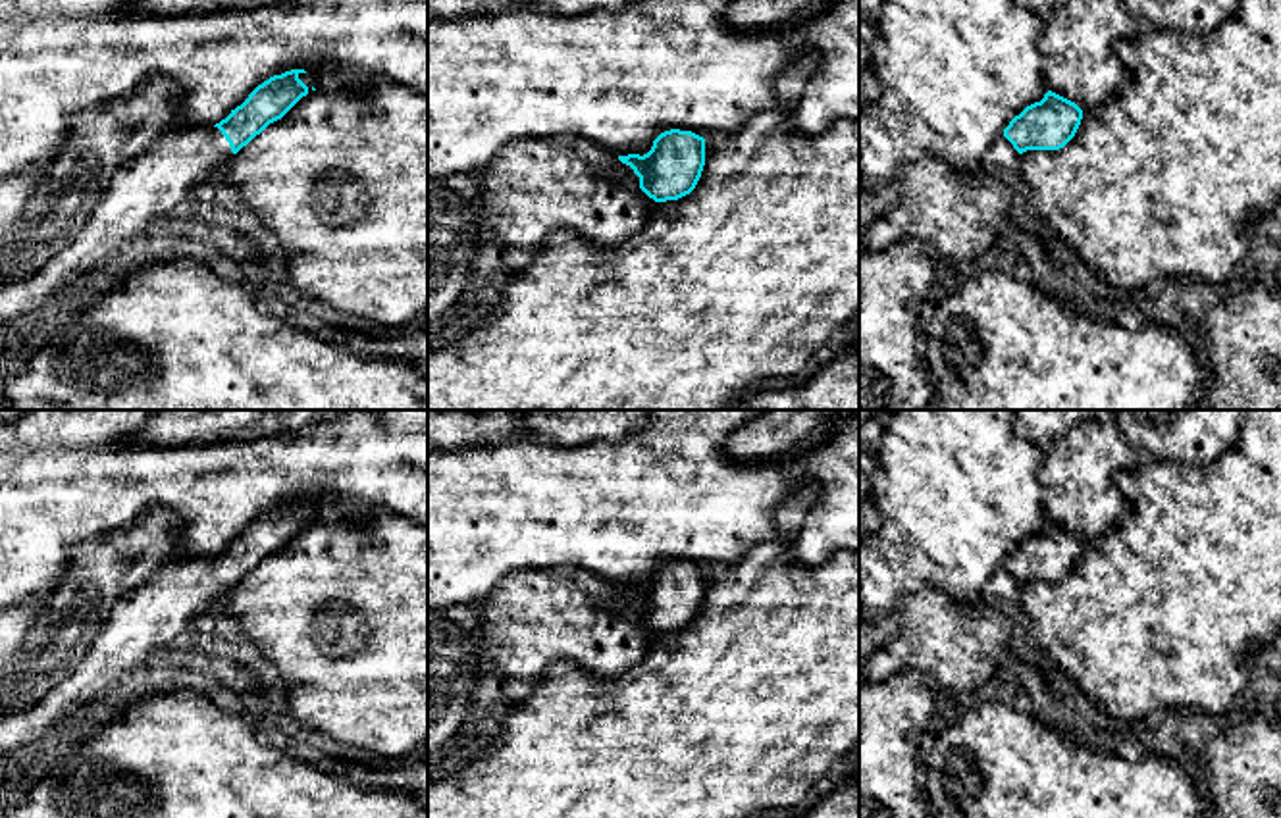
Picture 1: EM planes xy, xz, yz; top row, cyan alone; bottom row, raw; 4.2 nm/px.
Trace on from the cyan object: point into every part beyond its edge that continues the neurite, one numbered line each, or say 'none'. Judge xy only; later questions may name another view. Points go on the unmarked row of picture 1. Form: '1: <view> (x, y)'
1: xy (311, 511)
2: xy (151, 616)

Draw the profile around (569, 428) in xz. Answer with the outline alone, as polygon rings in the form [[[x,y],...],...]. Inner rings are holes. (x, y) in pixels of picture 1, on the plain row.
[[[518,410],[528,418],[528,437],[545,445],[578,447],[597,439],[620,441],[649,425],[649,410]]]

